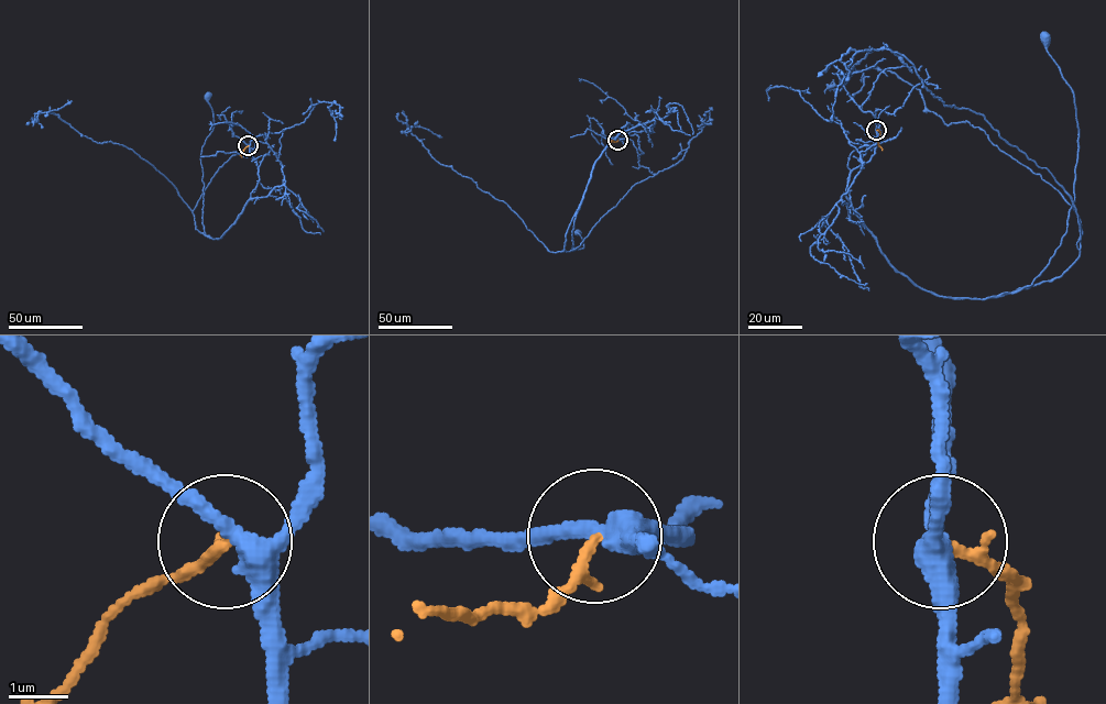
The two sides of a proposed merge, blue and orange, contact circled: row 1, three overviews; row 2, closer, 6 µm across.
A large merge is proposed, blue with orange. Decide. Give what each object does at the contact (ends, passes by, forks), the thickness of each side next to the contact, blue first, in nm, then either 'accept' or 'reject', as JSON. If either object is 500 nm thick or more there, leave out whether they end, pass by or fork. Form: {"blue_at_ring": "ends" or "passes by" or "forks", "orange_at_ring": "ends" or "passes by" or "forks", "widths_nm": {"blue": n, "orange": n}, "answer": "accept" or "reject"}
{"blue_at_ring": "forks", "orange_at_ring": "ends", "widths_nm": {"blue": 300, "orange": 170}, "answer": "reject"}

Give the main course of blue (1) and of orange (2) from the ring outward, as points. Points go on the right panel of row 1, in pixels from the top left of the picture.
1: (876, 129), (846, 194), (888, 262), (939, 295), (1021, 289), (1060, 245), (1074, 197), (1073, 90), (1046, 39)
2: (876, 130), (883, 151)

